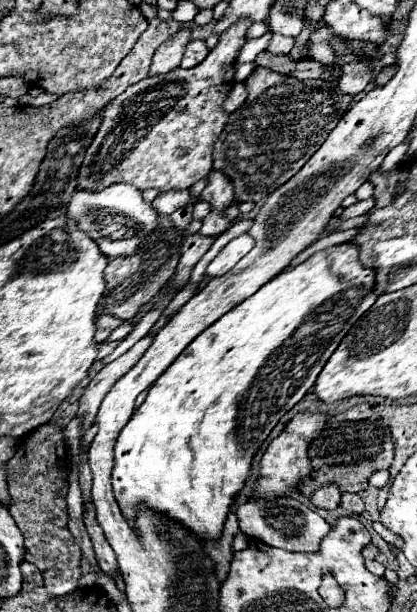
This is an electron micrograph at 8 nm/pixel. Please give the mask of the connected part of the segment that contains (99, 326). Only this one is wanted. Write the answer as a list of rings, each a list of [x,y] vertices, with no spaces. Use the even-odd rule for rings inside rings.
[[[100,315],[100,317],[96,319],[96,335],[94,335],[94,339],[96,339],[98,343],[102,343],[102,341],[110,335],[110,331],[116,329],[118,325],[122,325],[120,319],[116,319],[116,317],[112,317],[112,315]]]

